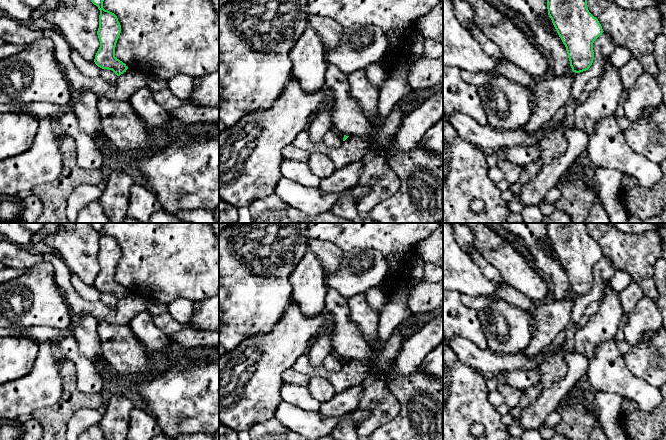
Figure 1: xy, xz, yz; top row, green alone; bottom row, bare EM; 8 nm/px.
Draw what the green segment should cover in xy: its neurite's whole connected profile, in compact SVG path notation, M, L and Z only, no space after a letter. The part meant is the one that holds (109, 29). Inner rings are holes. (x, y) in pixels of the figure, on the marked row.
M91 0L100 10L97 31L100 47L95 55L94 62L98 67L112 70L117 76L120 76L128 69L125 63L115 57L115 47L121 33L121 25L114 13L103 8L103 1Z

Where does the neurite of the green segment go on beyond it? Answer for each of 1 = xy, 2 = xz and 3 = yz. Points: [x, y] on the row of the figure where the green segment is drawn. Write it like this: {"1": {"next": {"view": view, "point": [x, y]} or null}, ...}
{"1": {"next": null}, "2": {"next": null}, "3": {"next": null}}

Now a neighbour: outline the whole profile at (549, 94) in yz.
M575 72L561 77L546 76L530 87L532 115L522 128L528 134L541 130L543 125L564 107L571 97Z

